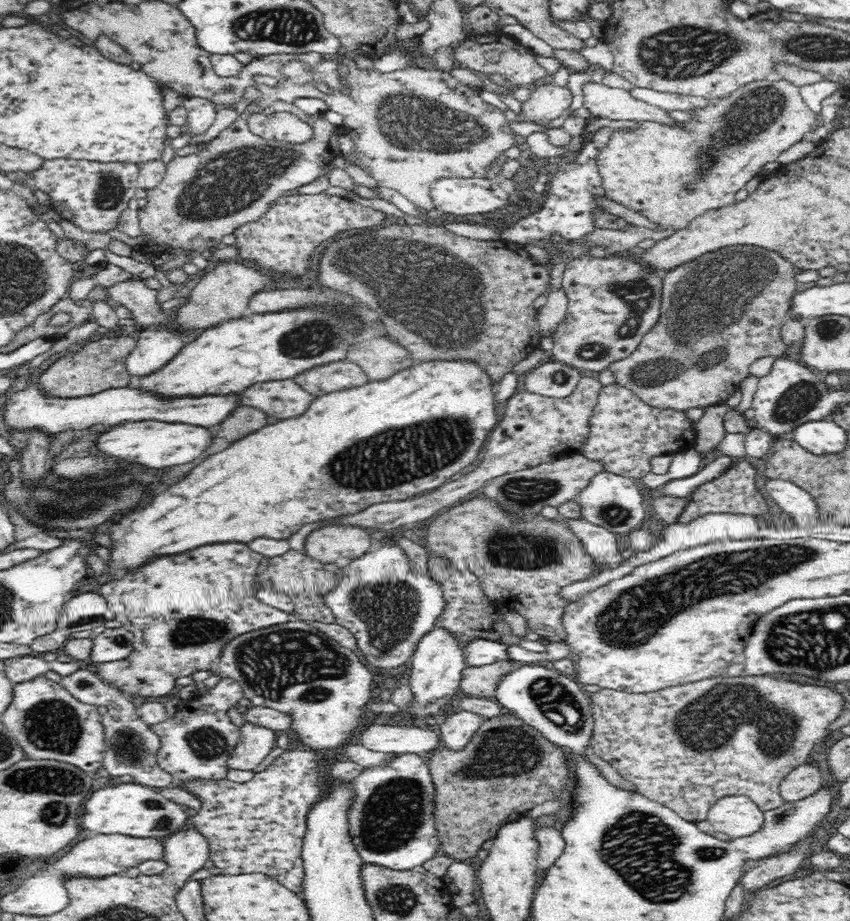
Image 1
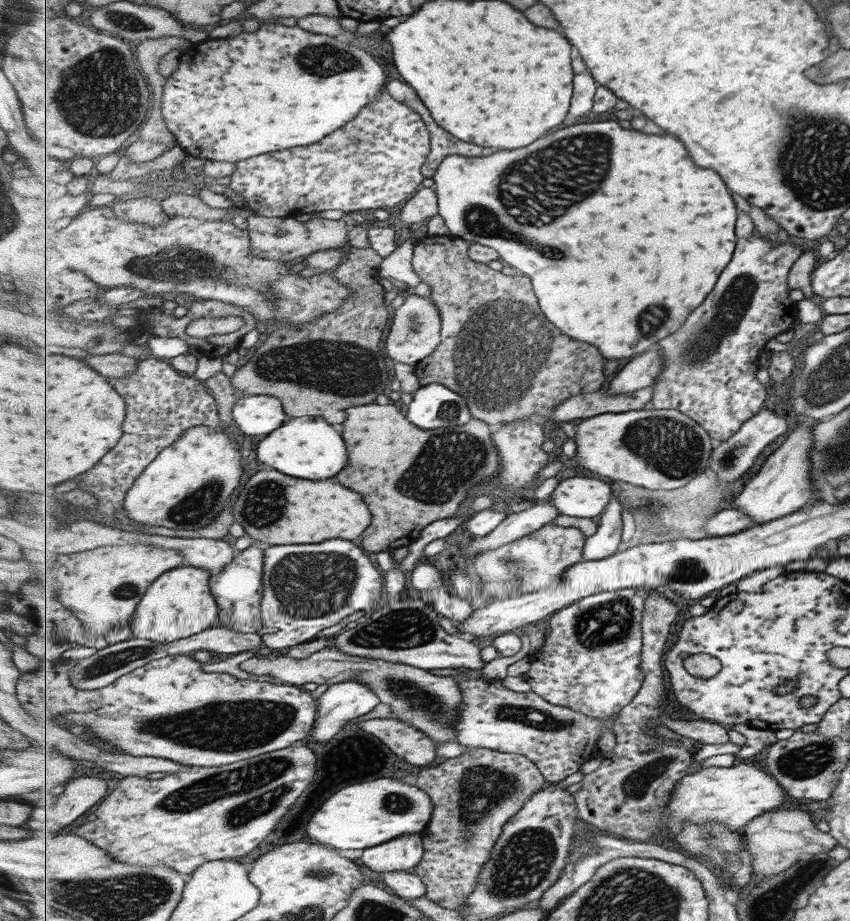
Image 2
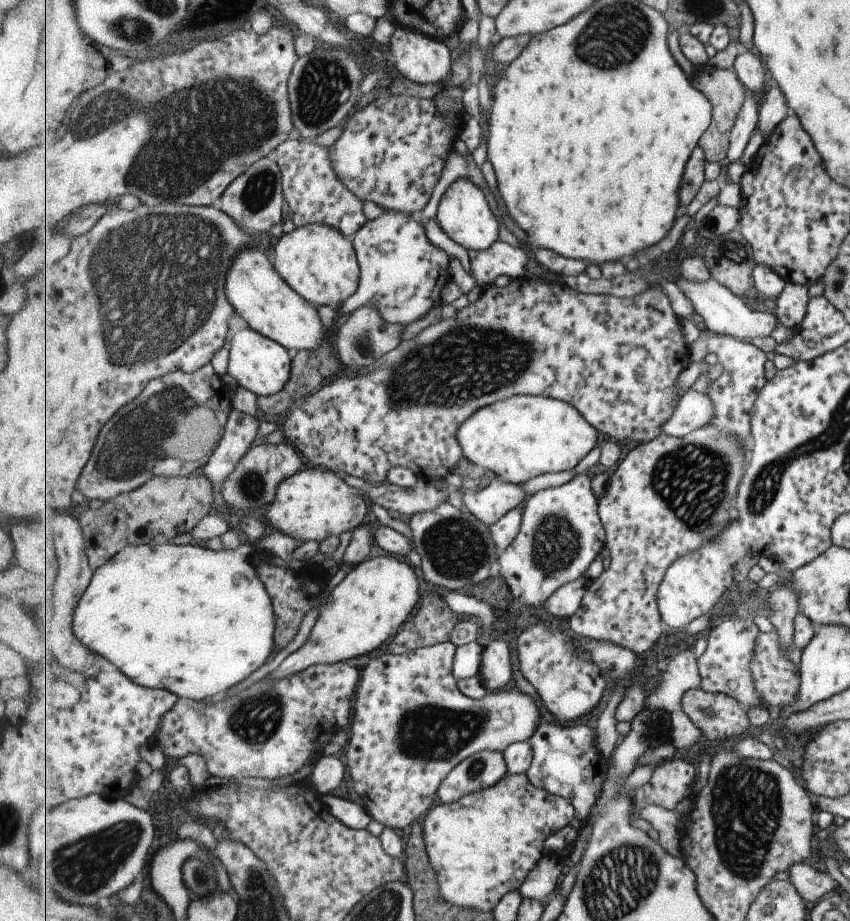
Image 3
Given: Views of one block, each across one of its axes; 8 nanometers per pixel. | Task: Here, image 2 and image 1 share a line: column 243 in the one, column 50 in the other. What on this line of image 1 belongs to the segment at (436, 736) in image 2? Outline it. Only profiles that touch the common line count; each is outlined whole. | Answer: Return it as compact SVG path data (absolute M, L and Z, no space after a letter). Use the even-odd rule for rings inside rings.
M28 655L3 661L5 675L15 685L28 682L30 679L46 674L48 671L57 672L59 675L68 676L77 670L90 668L90 664L83 661L60 662L45 661L42 655Z

